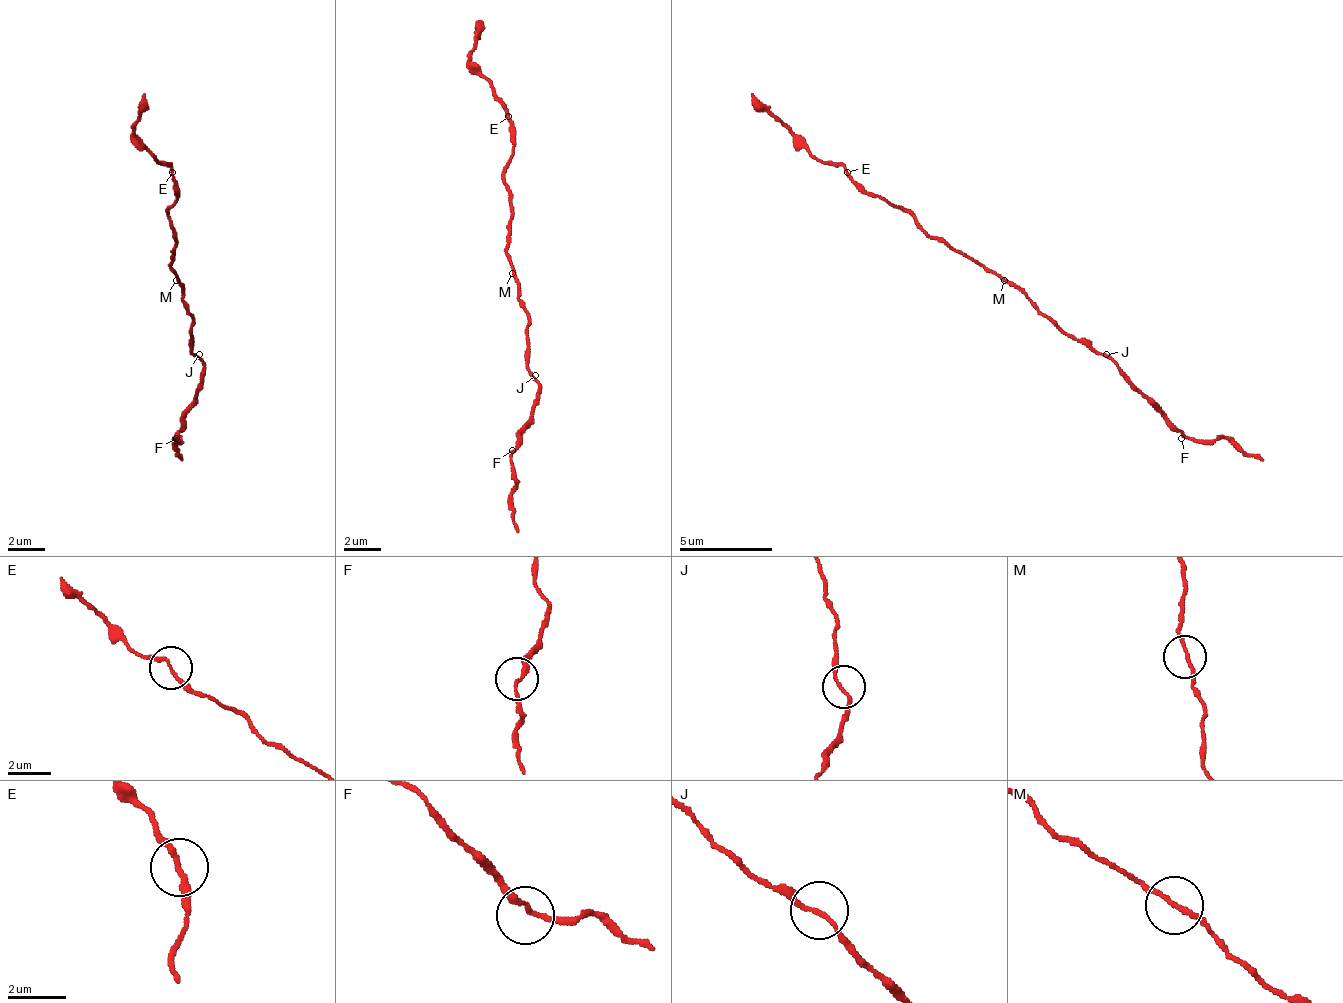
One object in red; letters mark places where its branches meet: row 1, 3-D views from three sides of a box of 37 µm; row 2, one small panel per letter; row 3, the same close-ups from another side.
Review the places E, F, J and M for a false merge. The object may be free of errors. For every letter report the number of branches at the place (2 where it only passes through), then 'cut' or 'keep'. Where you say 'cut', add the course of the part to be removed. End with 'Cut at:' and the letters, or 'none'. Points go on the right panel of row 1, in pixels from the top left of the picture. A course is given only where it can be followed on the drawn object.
E: branches 2; keep
F: branches 2; keep
J: branches 2; keep
M: branches 2; keep
Cut at: none

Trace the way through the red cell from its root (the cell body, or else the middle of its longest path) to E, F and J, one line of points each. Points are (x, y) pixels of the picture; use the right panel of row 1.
E: (1004, 280), (939, 243), (906, 210), (878, 196), (869, 196), (846, 173)
F: (1004, 280), (1009, 280), (1069, 336), (1088, 341), (1102, 354), (1106, 354), (1181, 438)
J: (1004, 280), (1009, 280), (1069, 336), (1088, 341), (1102, 354), (1106, 354)

